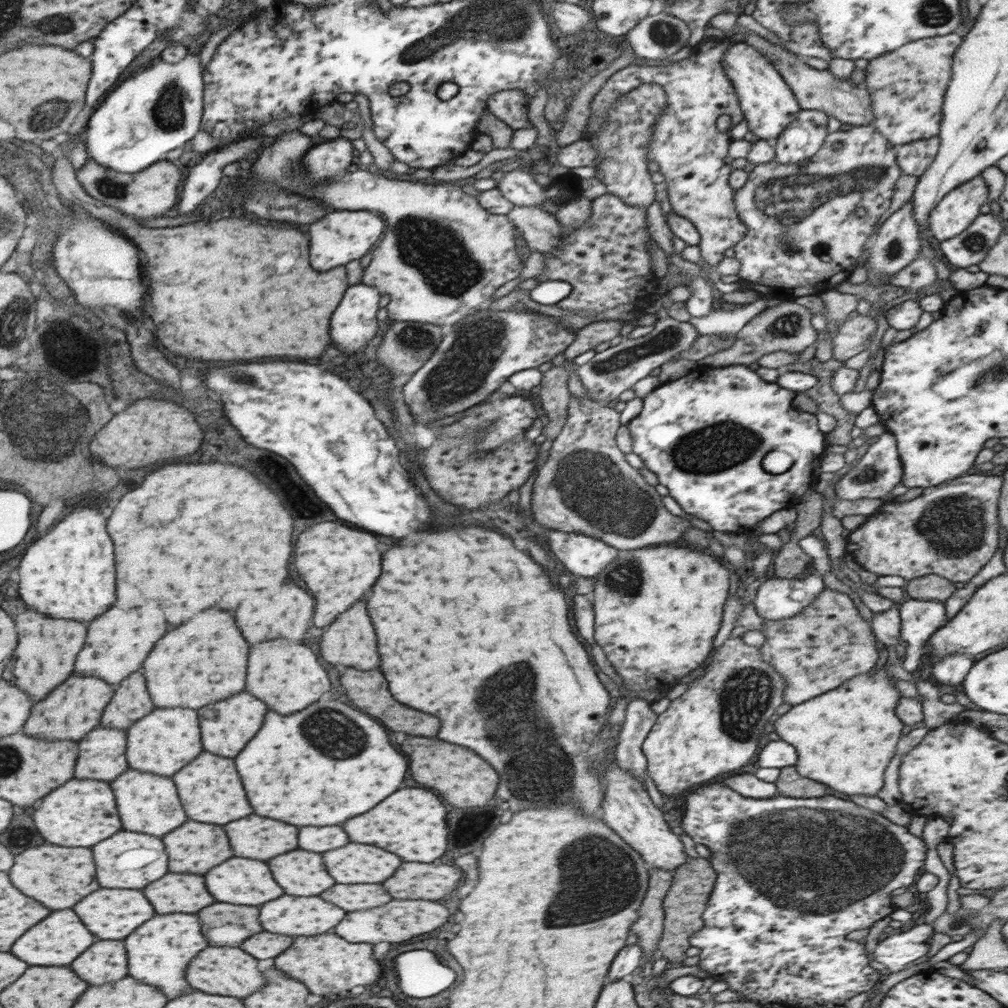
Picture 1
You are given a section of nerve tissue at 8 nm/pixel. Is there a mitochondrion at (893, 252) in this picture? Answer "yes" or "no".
yes

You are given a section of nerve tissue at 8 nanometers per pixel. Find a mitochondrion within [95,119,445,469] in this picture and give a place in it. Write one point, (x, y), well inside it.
(415, 339)

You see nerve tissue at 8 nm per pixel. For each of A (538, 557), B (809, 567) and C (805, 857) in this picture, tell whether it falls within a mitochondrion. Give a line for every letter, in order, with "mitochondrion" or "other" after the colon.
A: other
B: other
C: mitochondrion

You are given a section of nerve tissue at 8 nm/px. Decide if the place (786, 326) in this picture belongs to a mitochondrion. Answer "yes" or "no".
yes

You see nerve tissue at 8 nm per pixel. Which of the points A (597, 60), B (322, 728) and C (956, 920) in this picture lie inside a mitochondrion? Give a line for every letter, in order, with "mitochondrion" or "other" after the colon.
A: other
B: mitochondrion
C: mitochondrion

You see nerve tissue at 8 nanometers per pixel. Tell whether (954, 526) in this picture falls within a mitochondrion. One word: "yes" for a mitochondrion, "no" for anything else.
yes

